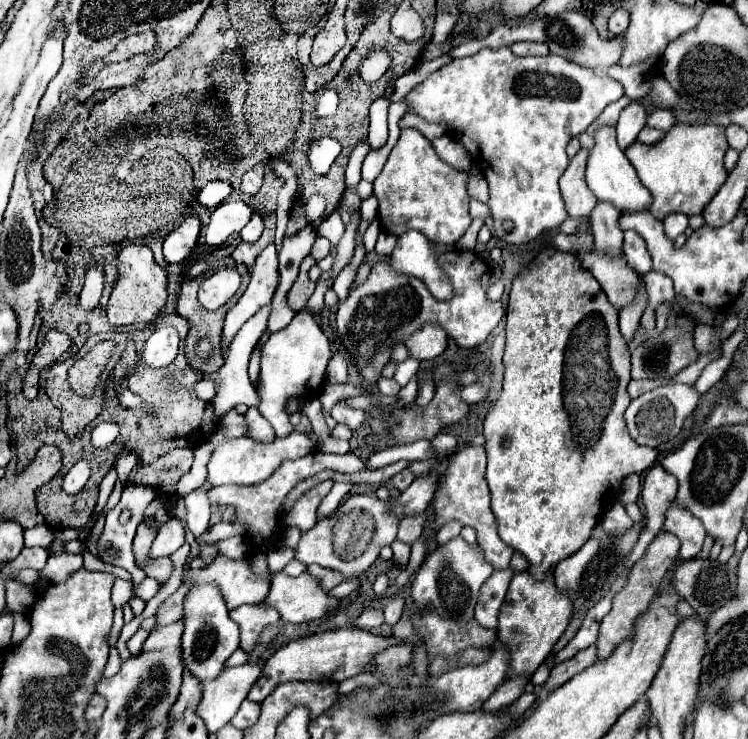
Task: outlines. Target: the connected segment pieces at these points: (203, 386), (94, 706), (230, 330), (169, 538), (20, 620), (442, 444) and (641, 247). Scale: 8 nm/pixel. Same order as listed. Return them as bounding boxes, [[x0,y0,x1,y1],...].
[[196,381,218,401],[84,693,106,721],[222,245,278,359],[150,517,184,557],[11,613,31,645],[432,433,456,453],[624,231,652,275]]

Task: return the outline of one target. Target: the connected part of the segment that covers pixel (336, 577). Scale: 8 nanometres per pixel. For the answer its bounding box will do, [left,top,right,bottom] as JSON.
[308,565,346,589]

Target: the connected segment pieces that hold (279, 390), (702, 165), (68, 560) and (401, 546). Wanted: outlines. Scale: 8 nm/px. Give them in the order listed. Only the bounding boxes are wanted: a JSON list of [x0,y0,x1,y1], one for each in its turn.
[[256,311,332,437],[624,123,728,219],[44,555,82,583],[390,539,410,565]]

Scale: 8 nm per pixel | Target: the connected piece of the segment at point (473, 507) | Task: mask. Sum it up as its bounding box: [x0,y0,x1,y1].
[408,447,512,569]

